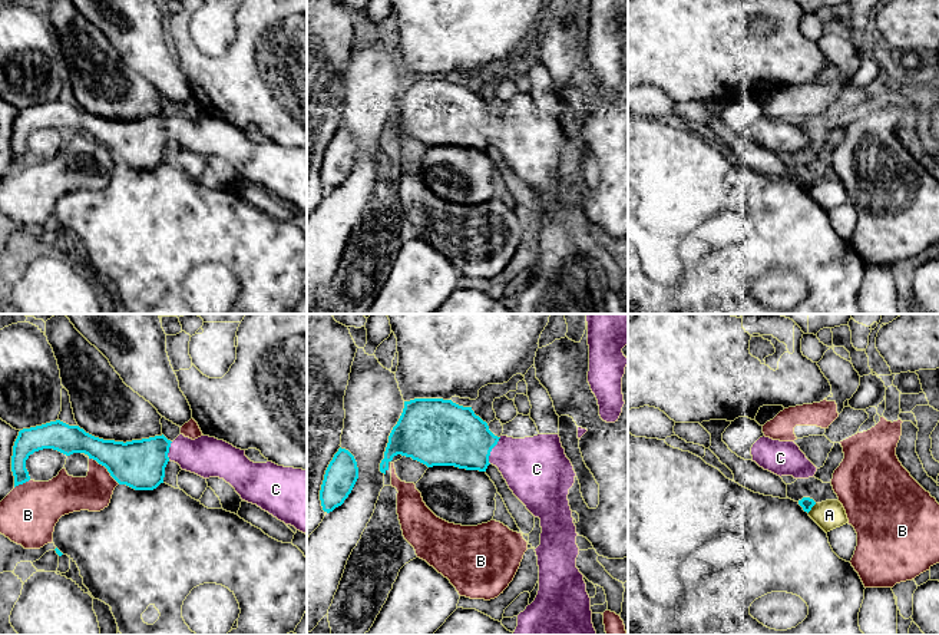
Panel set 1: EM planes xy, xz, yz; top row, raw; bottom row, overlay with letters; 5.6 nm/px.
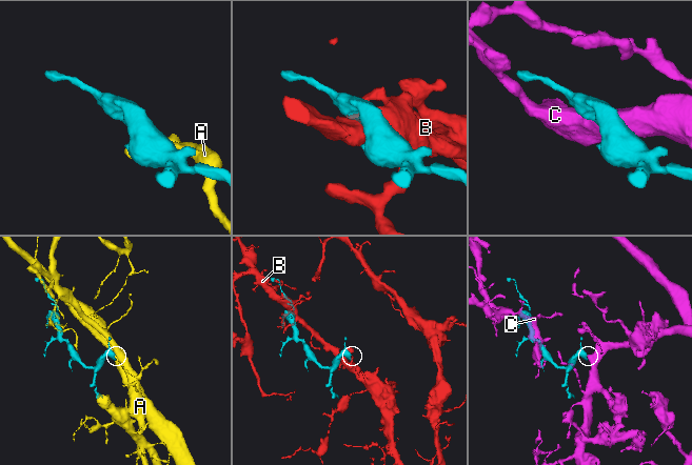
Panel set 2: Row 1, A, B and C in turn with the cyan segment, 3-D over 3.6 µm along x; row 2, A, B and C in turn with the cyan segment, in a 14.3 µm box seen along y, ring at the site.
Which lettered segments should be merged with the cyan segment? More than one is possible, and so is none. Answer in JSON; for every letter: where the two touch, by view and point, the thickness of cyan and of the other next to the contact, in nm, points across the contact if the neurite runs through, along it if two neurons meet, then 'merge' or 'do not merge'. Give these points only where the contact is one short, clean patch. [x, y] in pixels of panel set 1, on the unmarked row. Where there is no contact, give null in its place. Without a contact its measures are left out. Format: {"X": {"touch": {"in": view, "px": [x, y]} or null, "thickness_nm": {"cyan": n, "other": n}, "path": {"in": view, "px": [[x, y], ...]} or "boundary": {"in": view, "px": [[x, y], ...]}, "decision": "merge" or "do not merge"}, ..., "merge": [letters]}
{"A": {"touch": {"in": "yz", "px": [812, 185]}, "thickness_nm": {"cyan": 70, "other": 160}, "boundary": {"in": "yz", "px": [[816, 182], [807, 191]]}, "decision": "do not merge"}, "B": {"touch": {"in": "xy", "px": [105, 145]}, "thickness_nm": {"cyan": 280, "other": 200}, "decision": "do not merge"}, "C": {"touch": {"in": "xz", "px": [491, 129]}, "thickness_nm": {"cyan": 360, "other": 340}, "decision": "merge"}, "merge": ["C"]}

